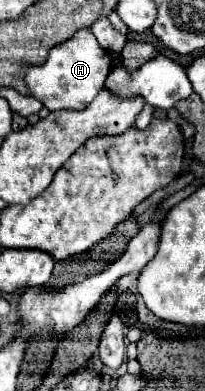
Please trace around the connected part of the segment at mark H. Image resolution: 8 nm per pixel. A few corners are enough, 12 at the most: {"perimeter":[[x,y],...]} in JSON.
{"perimeter":[[91,29],[23,63],[49,111],[79,111],[103,89],[111,55]]}

